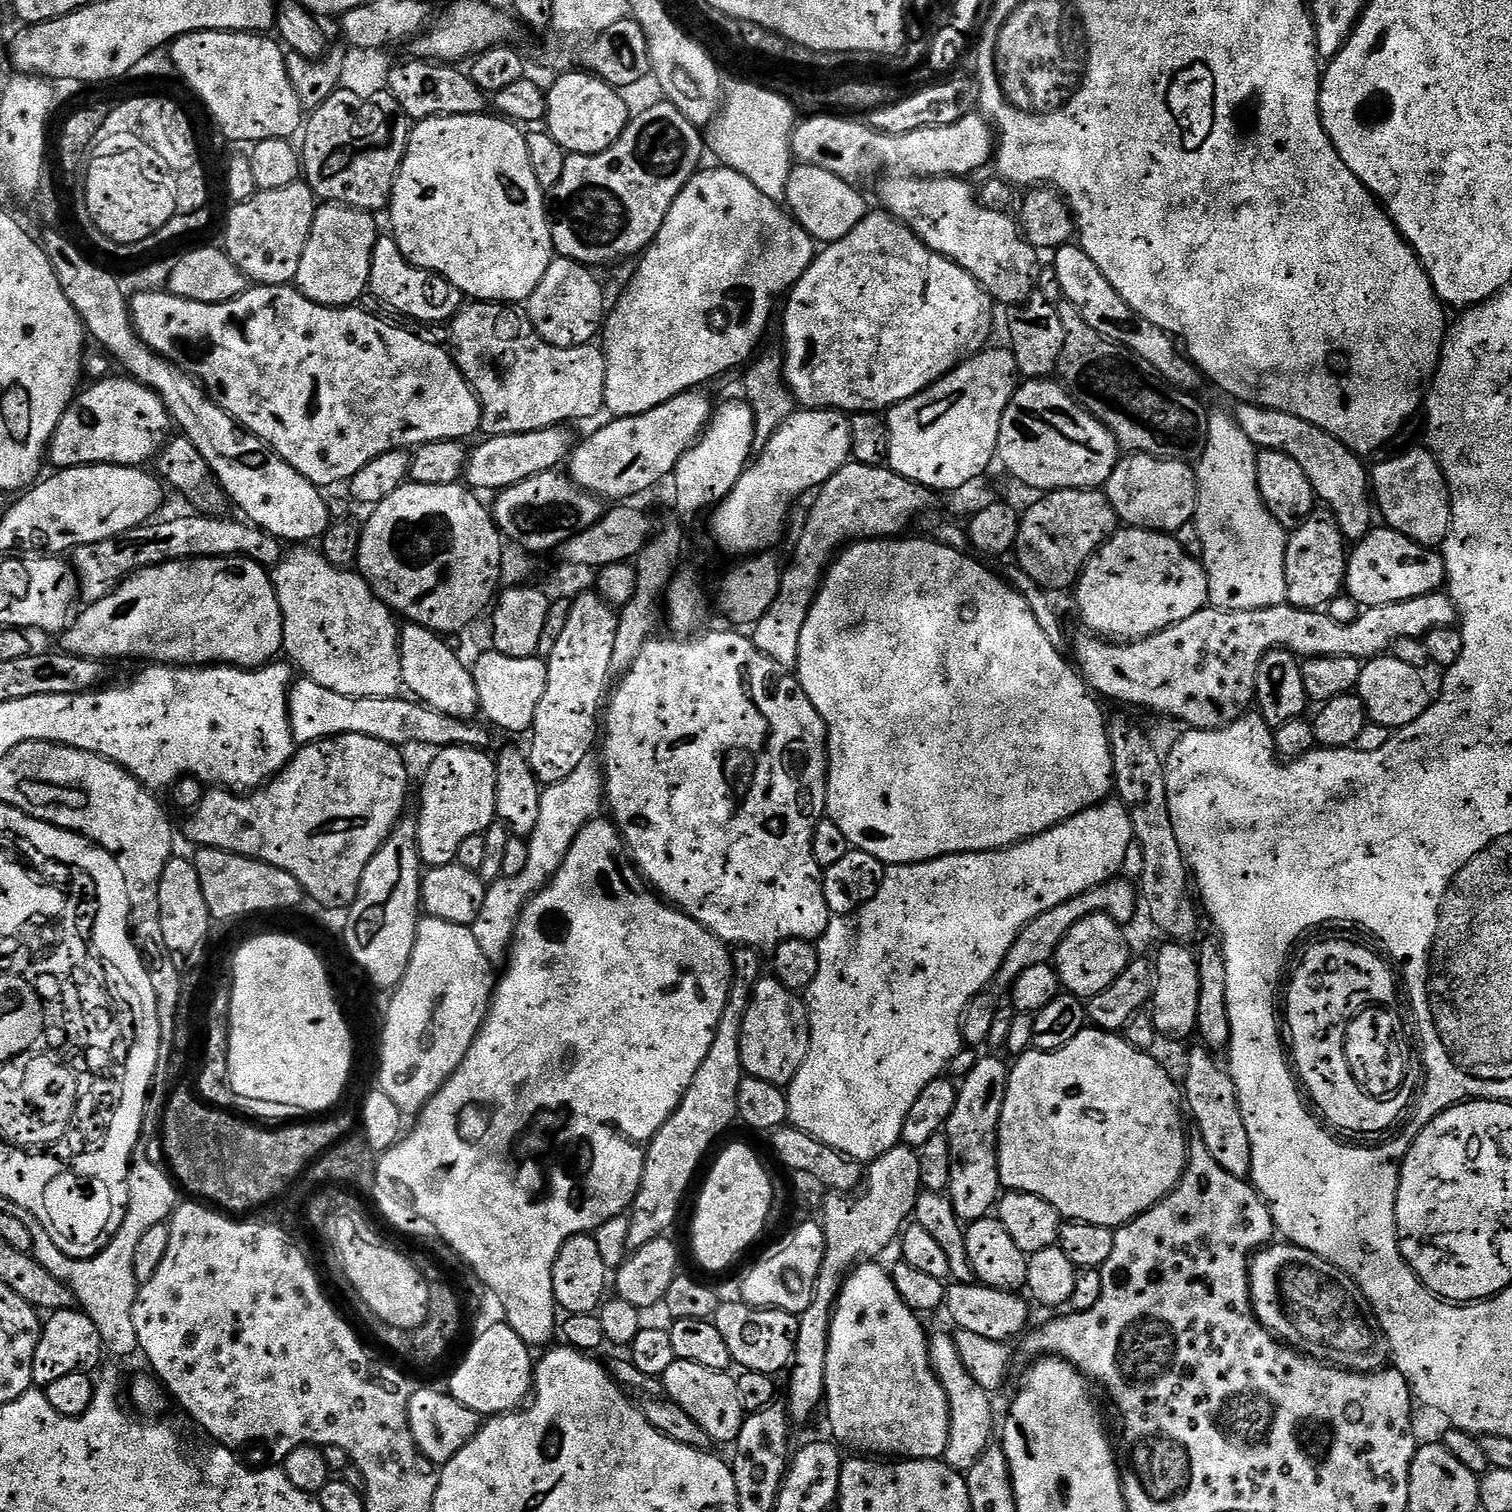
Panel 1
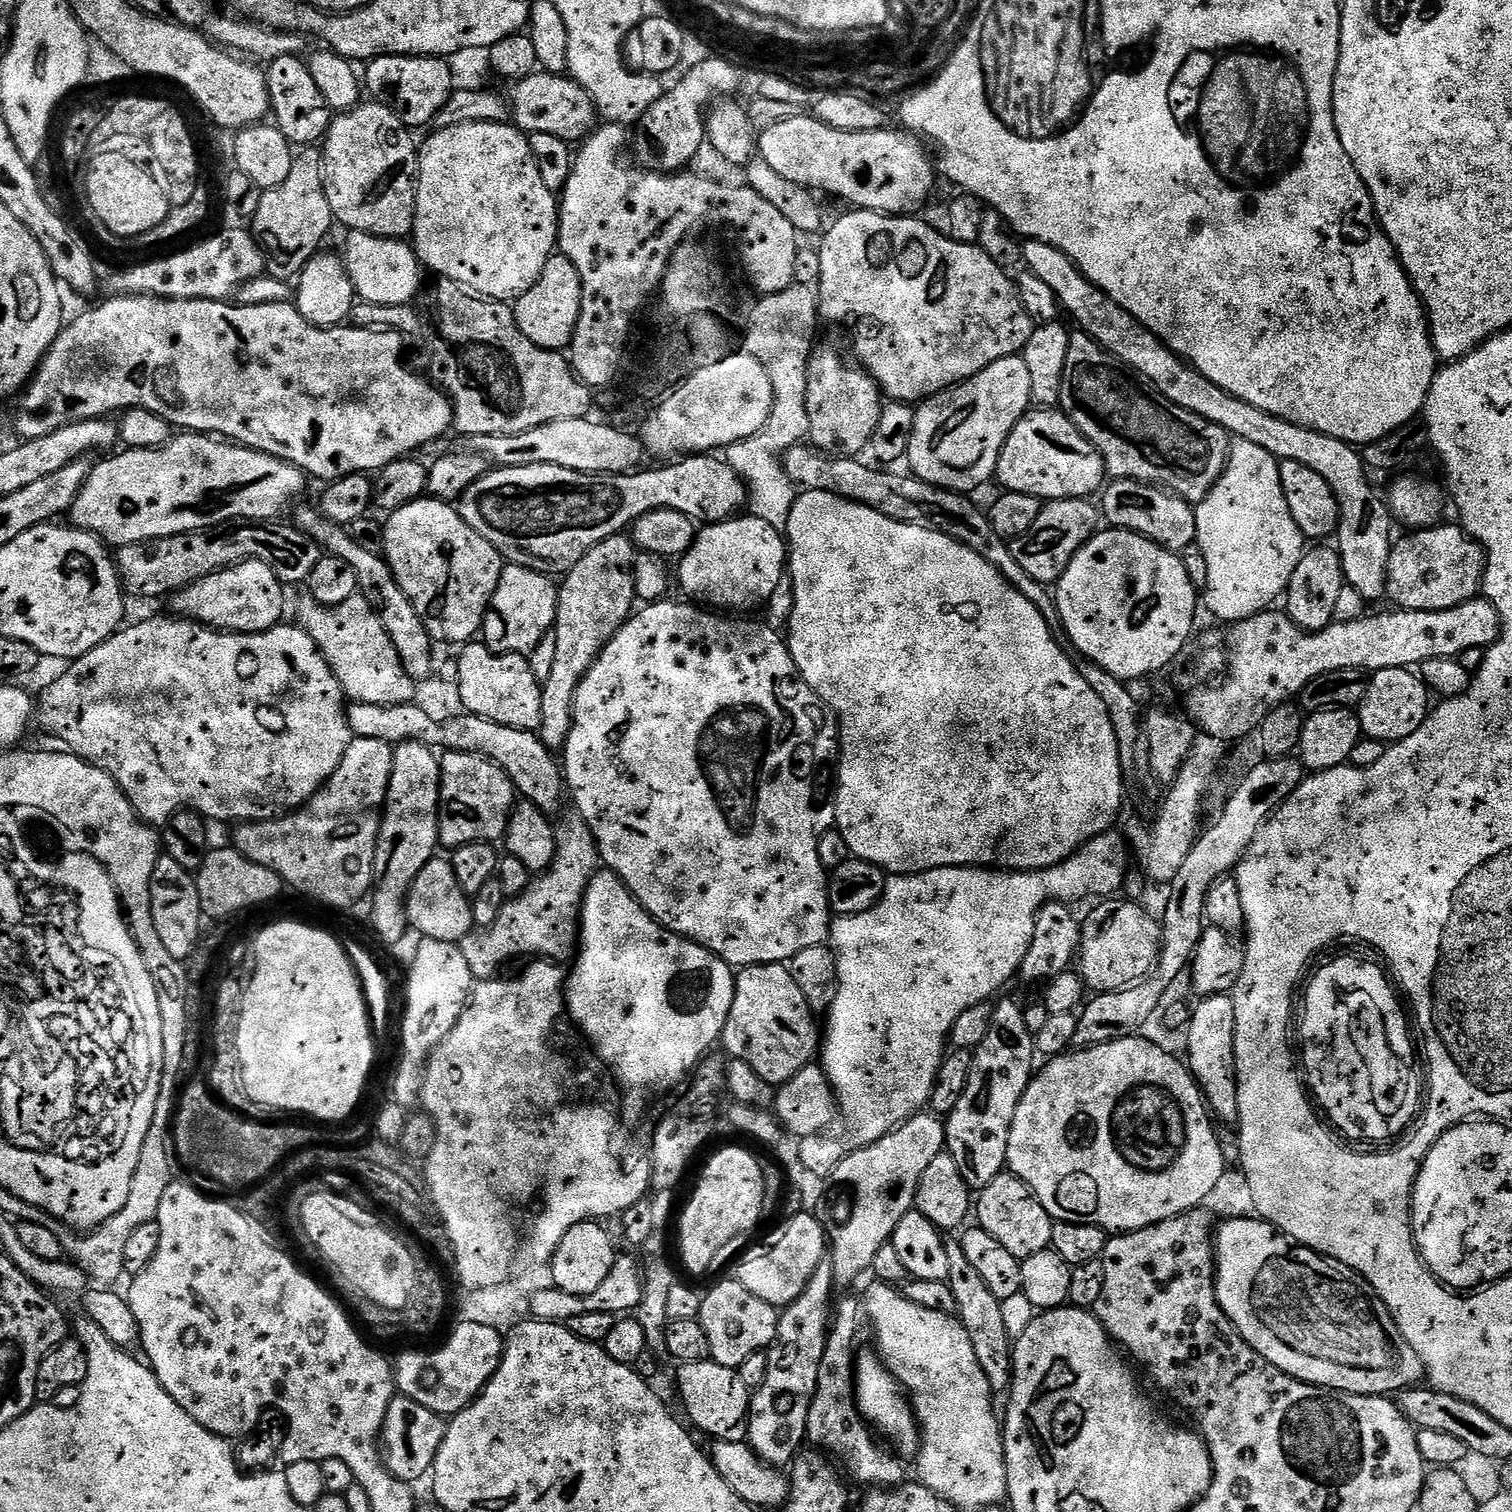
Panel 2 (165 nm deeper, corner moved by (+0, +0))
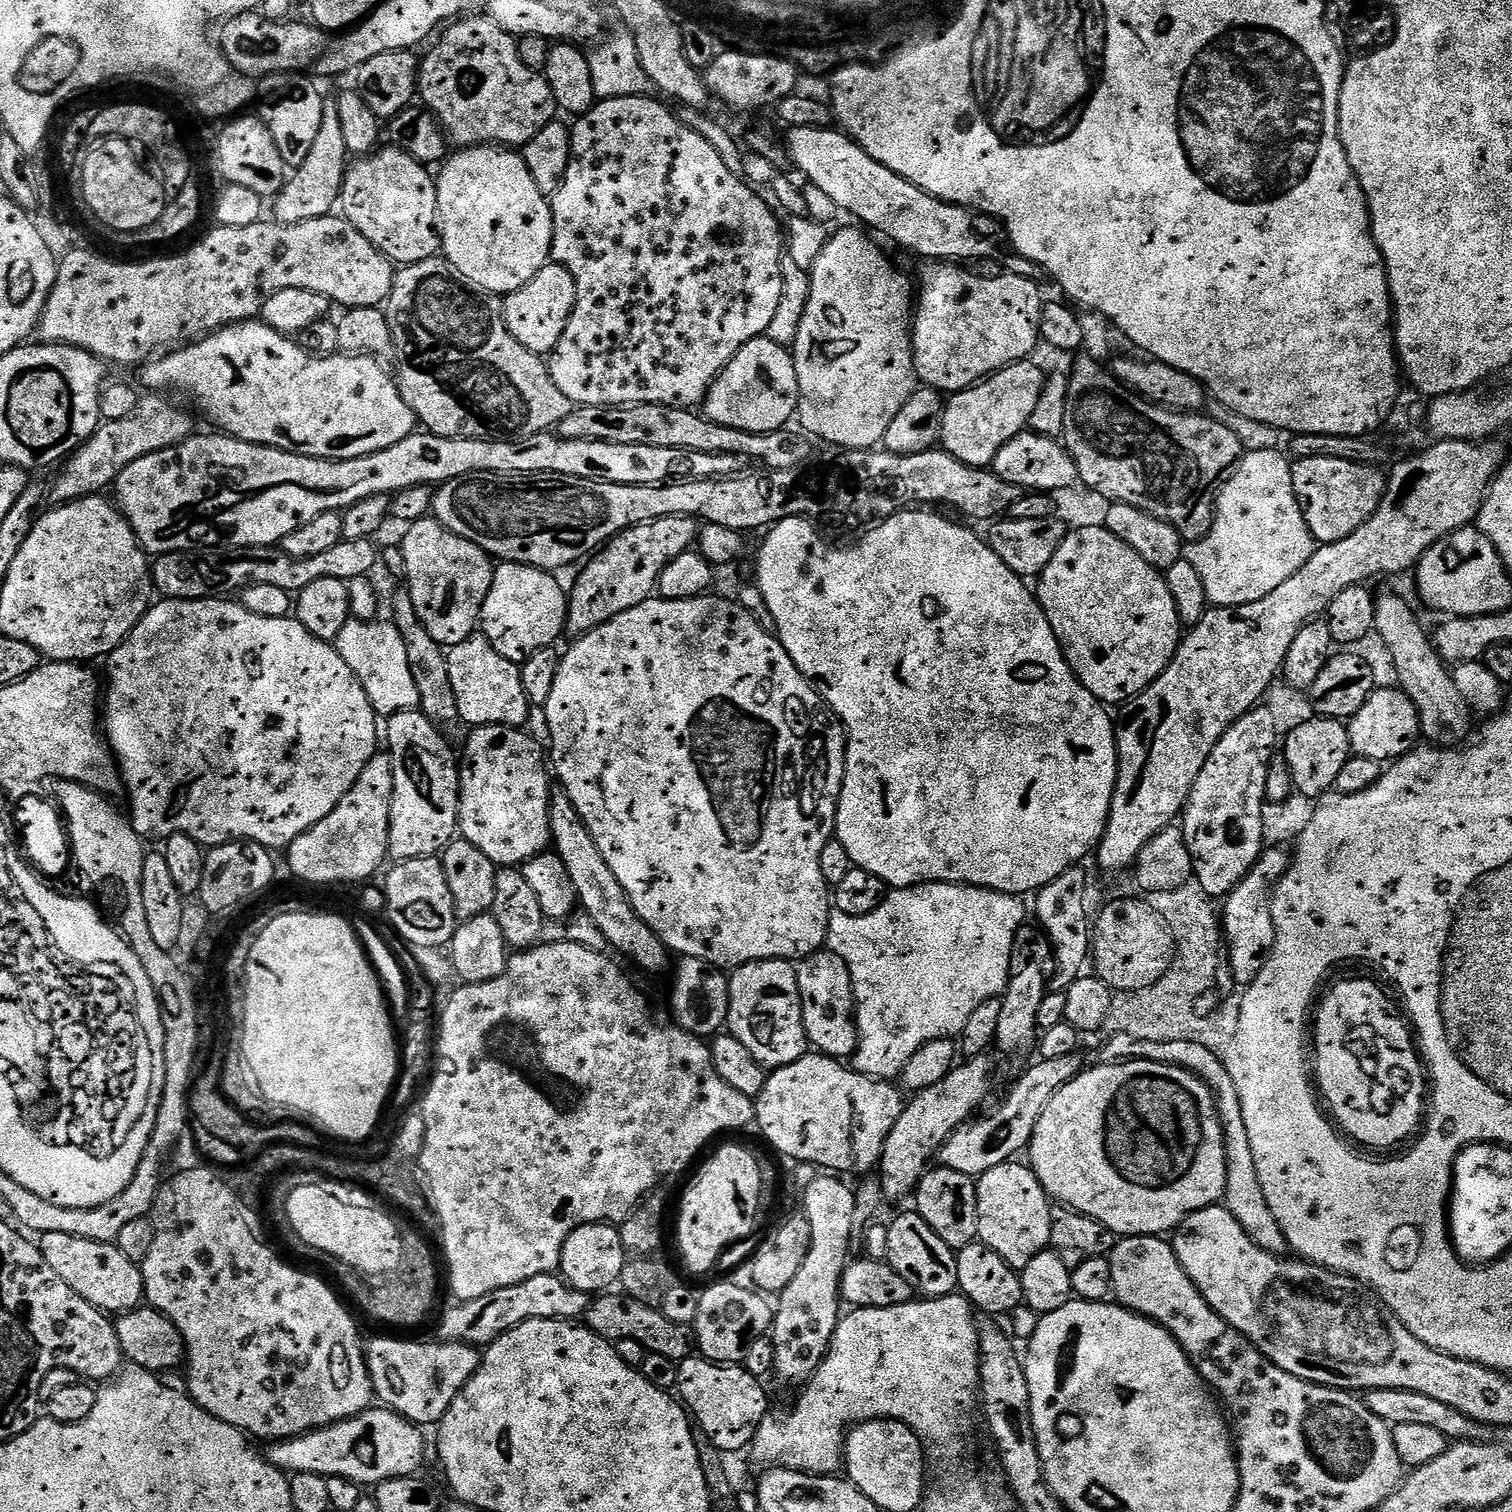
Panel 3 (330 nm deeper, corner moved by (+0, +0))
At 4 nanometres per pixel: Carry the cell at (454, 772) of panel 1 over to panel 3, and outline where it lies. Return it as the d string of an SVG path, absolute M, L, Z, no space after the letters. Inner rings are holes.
M487 724L481 728L473 727L464 744L464 756L459 761L460 769L460 818L458 821L458 832L463 839L470 841L486 858L490 858L498 866L523 866L528 861L539 856L541 852L549 851L552 843L552 831L550 830L550 806L552 805L552 794L554 791L553 781L550 779L550 768L546 763L546 752L540 749L540 744L532 736L527 736L524 728L511 728L505 724Z

